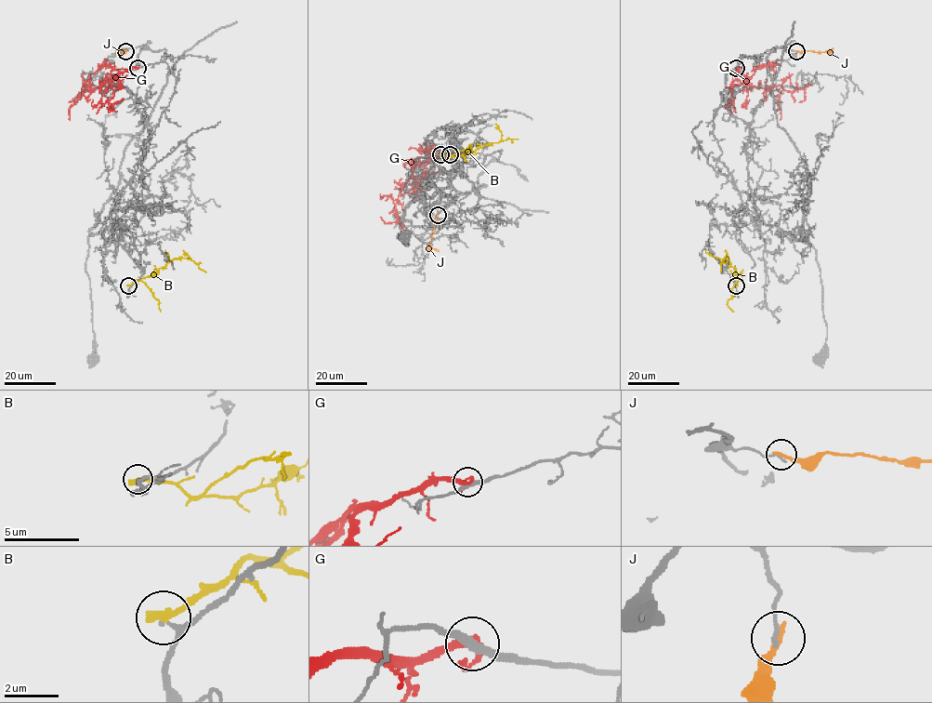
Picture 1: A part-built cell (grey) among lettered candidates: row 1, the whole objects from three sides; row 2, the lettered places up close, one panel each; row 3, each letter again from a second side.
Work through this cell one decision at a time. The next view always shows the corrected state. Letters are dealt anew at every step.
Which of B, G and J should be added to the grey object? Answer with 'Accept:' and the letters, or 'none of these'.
Accept: none of these

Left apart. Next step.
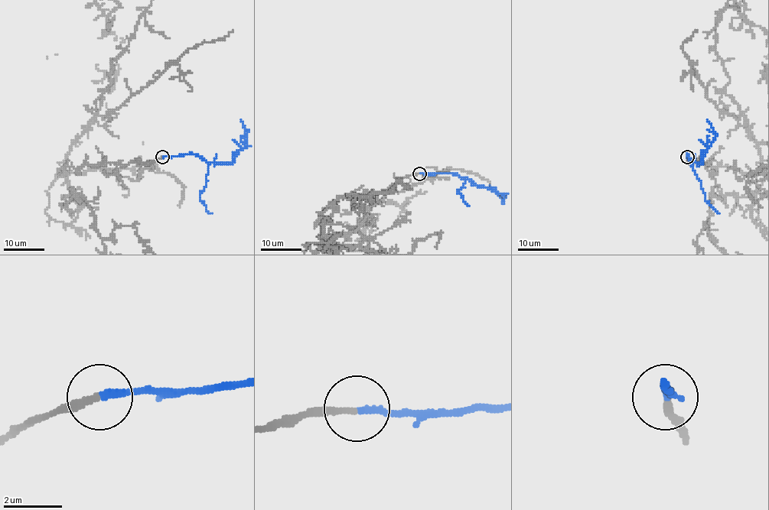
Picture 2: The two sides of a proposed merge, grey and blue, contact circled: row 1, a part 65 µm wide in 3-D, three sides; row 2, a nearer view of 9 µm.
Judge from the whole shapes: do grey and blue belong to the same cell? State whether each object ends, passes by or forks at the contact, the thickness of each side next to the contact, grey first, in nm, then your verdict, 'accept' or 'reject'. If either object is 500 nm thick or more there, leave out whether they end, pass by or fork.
grey ends | blue ends | 240/240 nm | accept

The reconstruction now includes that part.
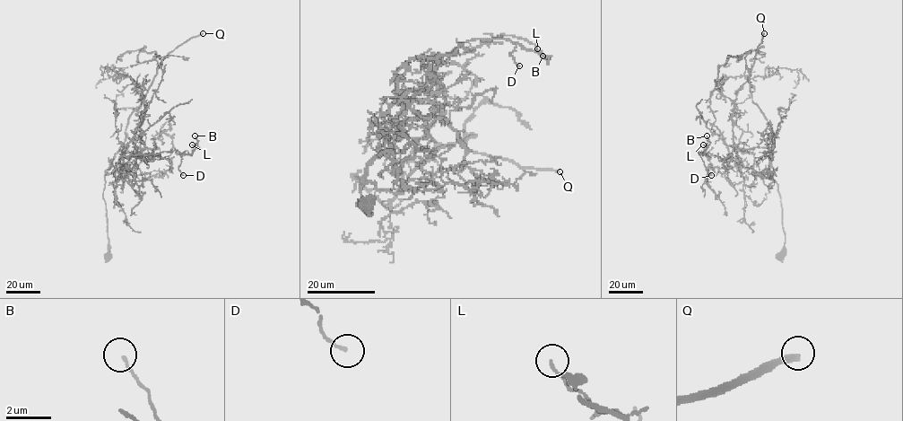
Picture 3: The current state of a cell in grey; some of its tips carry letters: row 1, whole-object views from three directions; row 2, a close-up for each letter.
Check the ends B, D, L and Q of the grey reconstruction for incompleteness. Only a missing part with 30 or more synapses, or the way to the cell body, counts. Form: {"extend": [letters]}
{"extend": ["Q"]}

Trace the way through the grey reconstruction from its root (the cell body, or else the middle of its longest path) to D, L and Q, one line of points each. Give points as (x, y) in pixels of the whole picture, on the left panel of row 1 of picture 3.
D: (108, 256), (103, 197), (106, 172), (124, 167), (119, 162), (122, 155), (177, 150), (183, 175)
L: (108, 256), (105, 174), (124, 167), (119, 162), (122, 155), (174, 150), (190, 154), (195, 148), (192, 144)
Q: (108, 256), (103, 197), (105, 171), (124, 142), (128, 118), (143, 102), (160, 62), (177, 47), (203, 33)

